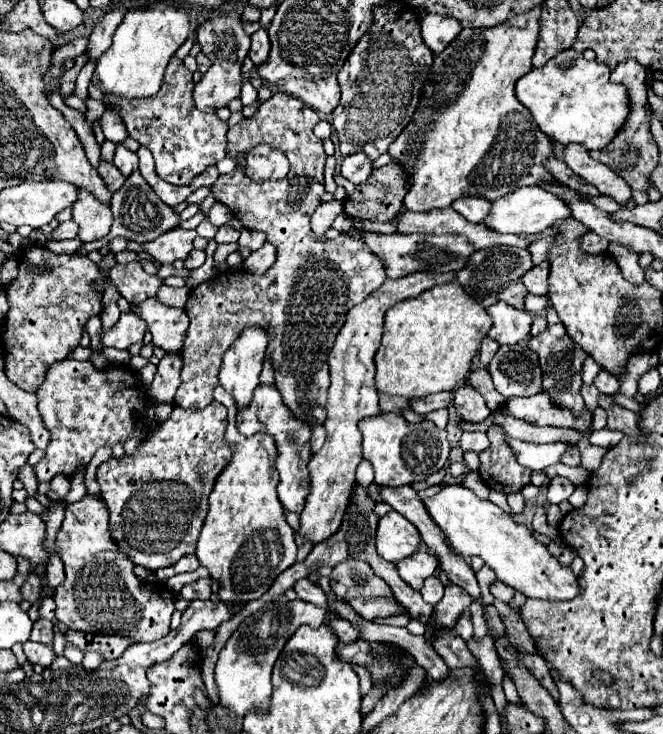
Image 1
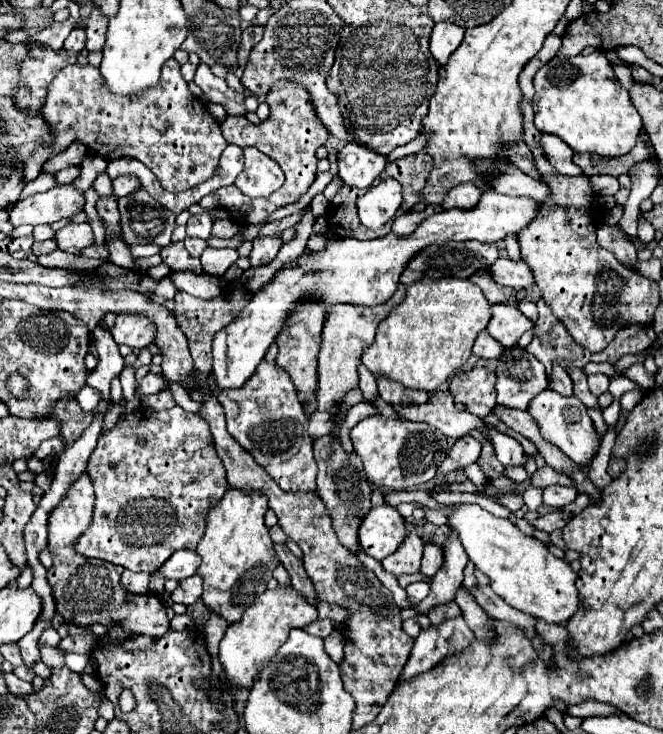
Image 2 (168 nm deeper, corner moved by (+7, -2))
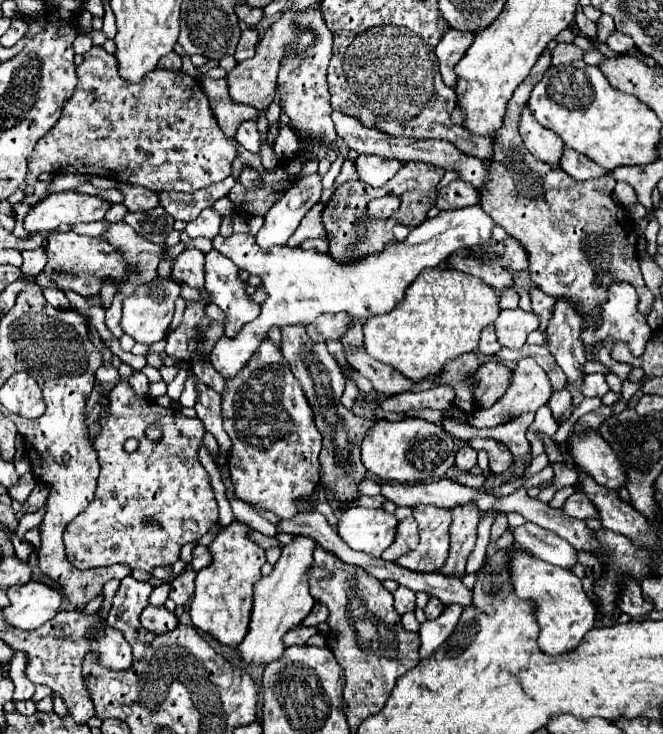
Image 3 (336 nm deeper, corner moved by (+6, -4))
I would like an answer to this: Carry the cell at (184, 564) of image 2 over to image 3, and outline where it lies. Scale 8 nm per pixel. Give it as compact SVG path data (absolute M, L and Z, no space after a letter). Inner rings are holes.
M196 545L194 549L192 549L192 569L194 571L200 571L202 567L206 567L210 561L212 561L212 555L208 553L208 547L204 547L204 545Z

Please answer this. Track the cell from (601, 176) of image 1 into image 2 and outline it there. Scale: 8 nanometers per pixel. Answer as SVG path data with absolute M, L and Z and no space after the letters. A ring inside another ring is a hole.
M541 133L539 145L543 147L543 153L547 157L547 161L561 173L561 175L581 175L581 169L577 169L577 165L573 165L571 155L573 149L569 149L569 145L565 145L565 141L561 141L559 137L553 137L549 133Z

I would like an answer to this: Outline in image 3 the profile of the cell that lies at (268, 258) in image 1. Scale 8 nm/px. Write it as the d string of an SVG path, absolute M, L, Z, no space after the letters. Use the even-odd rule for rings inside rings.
M318 173L306 175L294 187L290 187L278 203L274 203L274 207L264 217L264 227L256 235L256 243L262 249L288 243L290 235L296 231L308 209L320 201L320 181L322 177Z

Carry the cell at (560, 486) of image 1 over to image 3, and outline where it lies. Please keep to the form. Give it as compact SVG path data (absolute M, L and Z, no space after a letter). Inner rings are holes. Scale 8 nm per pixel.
M574 491L566 501L564 505L560 507L566 515L570 517L576 517L576 519L588 519L588 517L598 517L598 511L594 509L594 505L586 499L584 493L580 491Z

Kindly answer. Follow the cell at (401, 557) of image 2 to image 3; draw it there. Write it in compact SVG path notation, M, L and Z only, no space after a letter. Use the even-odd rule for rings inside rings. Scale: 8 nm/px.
M404 519L398 523L396 539L394 539L392 547L382 553L382 559L396 561L398 557L406 555L406 551L412 551L416 545L418 545L418 525L414 523L414 519Z

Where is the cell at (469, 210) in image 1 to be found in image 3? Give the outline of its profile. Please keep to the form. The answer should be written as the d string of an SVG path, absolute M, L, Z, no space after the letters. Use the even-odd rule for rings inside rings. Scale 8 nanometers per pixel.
M456 179L440 191L436 207L440 211L446 211L446 209L460 209L460 207L476 205L478 201L480 201L480 191L476 187L470 187L470 183Z

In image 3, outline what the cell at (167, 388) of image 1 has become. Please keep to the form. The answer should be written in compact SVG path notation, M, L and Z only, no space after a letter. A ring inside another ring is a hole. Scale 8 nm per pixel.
M134 373L130 377L130 387L134 387L134 393L138 397L148 397L148 385L150 385L150 381L146 379L144 373Z

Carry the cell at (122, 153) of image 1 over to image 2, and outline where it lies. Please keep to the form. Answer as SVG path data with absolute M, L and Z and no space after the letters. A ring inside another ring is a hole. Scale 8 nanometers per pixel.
M121 175L113 181L113 191L117 197L125 197L125 195L131 195L133 191L137 191L141 187L139 179L133 177L133 175Z

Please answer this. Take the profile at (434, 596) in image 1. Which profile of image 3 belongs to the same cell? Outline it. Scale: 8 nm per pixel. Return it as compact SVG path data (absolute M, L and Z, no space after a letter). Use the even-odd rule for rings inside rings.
M398 587L396 591L394 591L394 607L396 607L396 611L400 613L400 615L404 615L404 613L408 613L408 611L414 611L416 609L416 593L414 591L410 591L408 587Z

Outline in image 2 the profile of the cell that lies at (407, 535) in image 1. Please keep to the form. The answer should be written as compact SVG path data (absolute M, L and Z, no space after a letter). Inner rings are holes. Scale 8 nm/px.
M389 505L371 507L371 511L365 515L365 519L359 525L357 537L361 549L367 555L375 557L377 561L383 561L407 537L405 519L397 513L397 509Z

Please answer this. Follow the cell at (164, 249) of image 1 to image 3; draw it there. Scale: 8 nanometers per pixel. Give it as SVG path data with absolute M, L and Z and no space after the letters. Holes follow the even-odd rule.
M184 249L172 263L170 277L174 281L184 281L190 287L204 287L204 253L198 249Z

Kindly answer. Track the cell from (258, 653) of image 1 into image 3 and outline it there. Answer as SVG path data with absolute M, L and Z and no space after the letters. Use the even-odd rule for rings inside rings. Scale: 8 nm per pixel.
M296 537L290 545L282 547L282 555L278 563L274 565L274 571L268 577L262 577L254 585L254 607L250 617L250 627L246 633L246 639L238 645L238 655L248 665L268 665L276 659L280 659L286 651L286 645L282 645L282 635L286 631L302 625L302 619L312 611L314 597L308 591L308 577L306 571L312 565L312 551L316 543L310 537Z

